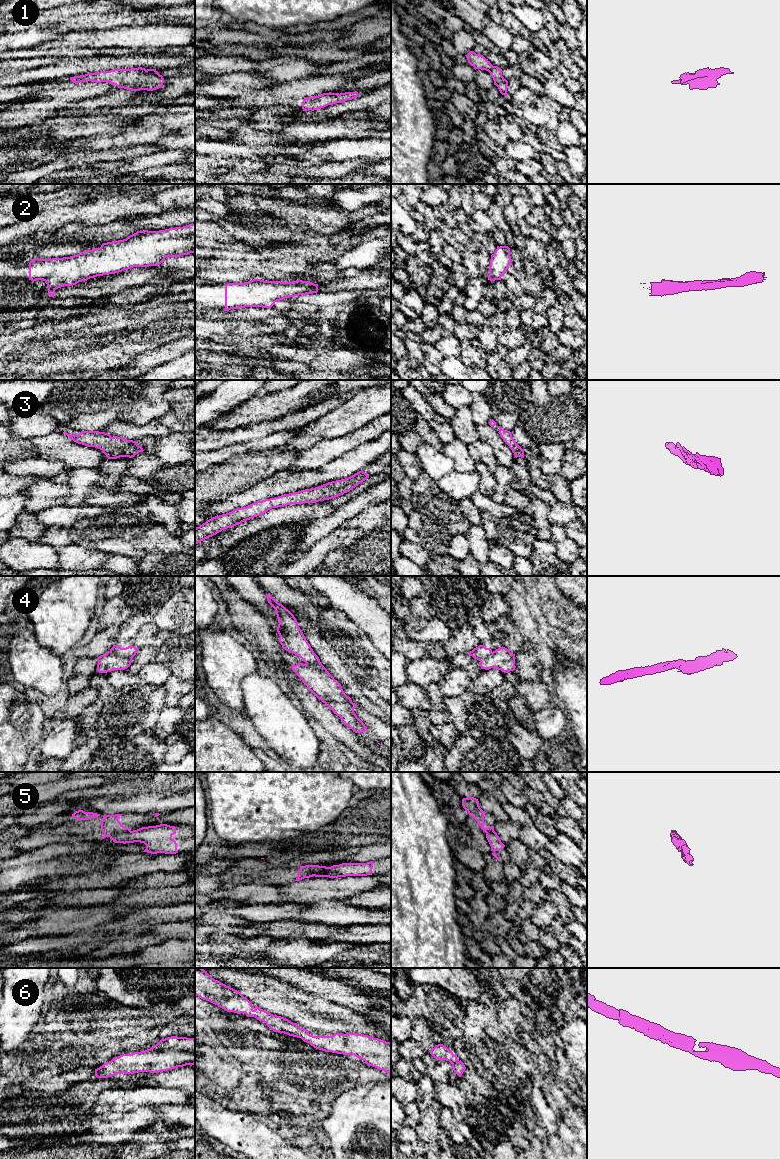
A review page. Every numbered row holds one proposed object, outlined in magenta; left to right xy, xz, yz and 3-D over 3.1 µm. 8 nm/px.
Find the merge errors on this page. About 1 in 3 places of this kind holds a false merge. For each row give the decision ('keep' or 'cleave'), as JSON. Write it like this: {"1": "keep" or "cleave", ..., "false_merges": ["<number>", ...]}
{"1": "keep", "2": "keep", "3": "keep", "4": "cleave", "5": "cleave", "6": "keep", "false_merges": ["4", "5"]}

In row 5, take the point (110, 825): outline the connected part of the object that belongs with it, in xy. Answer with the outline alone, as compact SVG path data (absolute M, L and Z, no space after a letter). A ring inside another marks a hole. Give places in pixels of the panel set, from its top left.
M123 814L103 816L102 820L100 821L101 830L104 833L104 836L102 837L102 839L106 837L111 838L112 836L115 836L123 832L131 832L129 828L126 828L125 826L123 826L121 822L118 820L118 818L122 815Z

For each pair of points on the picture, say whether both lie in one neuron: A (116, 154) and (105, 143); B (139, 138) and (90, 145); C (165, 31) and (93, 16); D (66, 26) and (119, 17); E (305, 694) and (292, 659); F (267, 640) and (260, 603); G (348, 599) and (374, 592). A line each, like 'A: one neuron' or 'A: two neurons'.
A: two neurons
B: one neuron
C: two neurons
D: one neuron
E: two neurons
F: two neurons
G: two neurons

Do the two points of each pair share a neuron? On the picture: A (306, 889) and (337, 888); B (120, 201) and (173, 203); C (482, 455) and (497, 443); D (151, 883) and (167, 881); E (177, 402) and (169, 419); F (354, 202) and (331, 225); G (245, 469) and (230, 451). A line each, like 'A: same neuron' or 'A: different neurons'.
A: same neuron
B: different neurons
C: different neurons
D: same neuron
E: same neuron
F: different neurons
G: different neurons

